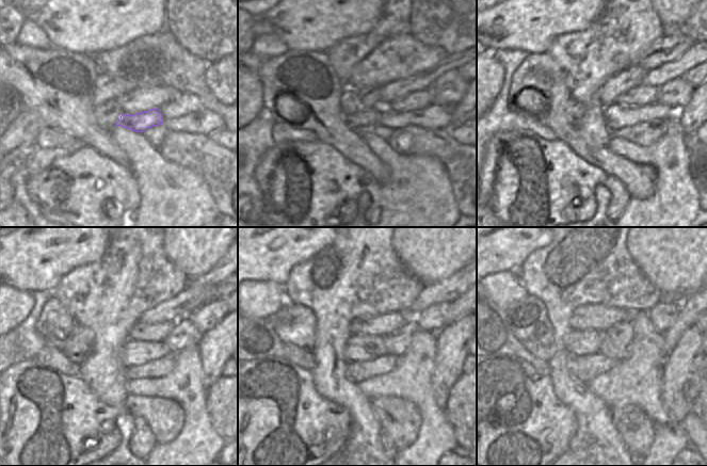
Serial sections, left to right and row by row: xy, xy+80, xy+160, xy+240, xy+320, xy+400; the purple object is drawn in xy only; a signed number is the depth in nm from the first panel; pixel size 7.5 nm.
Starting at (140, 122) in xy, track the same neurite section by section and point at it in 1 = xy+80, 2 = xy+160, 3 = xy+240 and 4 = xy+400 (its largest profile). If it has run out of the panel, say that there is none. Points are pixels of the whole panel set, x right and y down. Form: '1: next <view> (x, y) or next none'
1: next xy+80 (365, 121)
2: next xy+160 (576, 110)
3: next xy+240 (77, 346)
4: next xy+400 (528, 319)

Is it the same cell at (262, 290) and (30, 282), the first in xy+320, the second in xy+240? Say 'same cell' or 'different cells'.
different cells

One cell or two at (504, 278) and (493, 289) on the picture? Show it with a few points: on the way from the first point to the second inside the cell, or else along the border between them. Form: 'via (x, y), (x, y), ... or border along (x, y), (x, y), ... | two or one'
via (501, 282), (496, 286) | one

